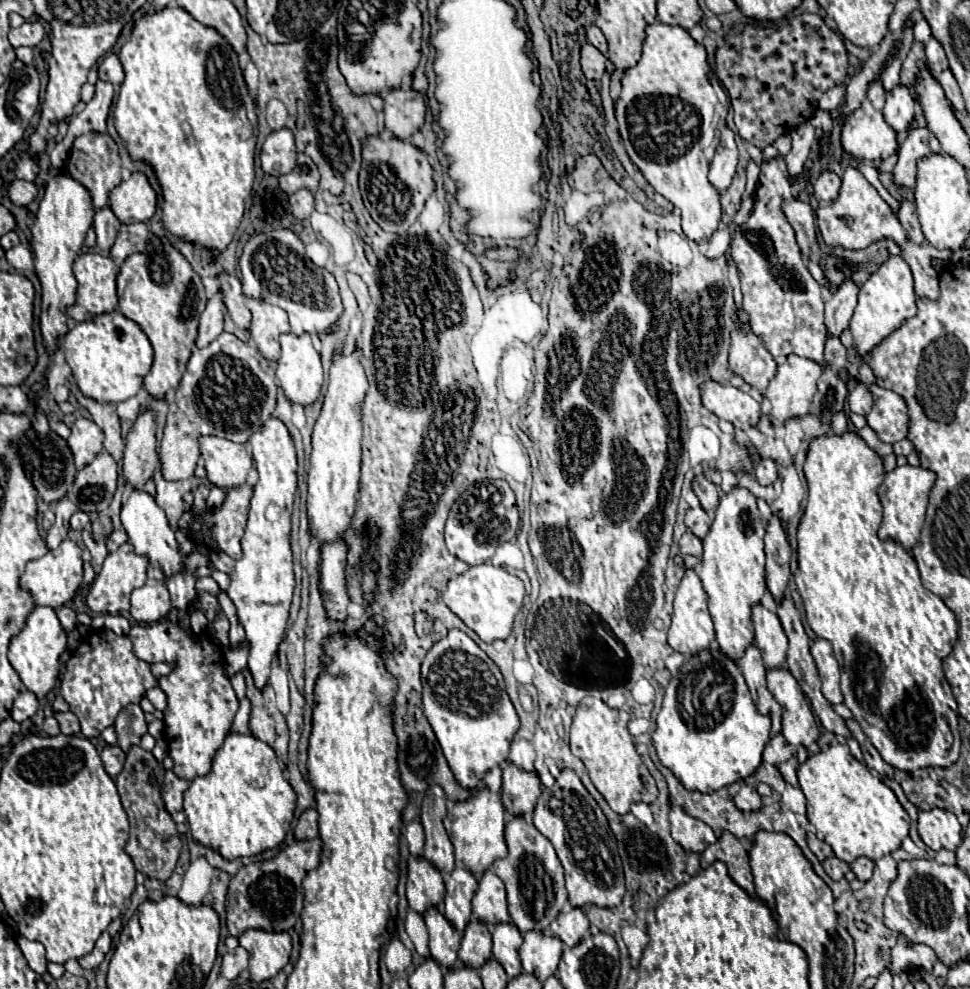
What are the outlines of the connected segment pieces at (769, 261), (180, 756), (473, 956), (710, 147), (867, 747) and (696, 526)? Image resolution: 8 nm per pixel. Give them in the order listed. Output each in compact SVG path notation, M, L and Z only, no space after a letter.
M782 157L772 159L762 165L760 183L756 191L754 211L742 227L738 227L732 243L730 257L740 271L742 295L744 295L744 313L748 315L748 325L752 333L764 343L764 347L774 357L800 355L828 367L824 363L824 301L822 287L812 279L806 269L800 247L794 237L794 229L780 211L782 199L796 197L806 185L806 175L798 181L788 181L786 163Z
M160 621L154 625L134 625L128 633L134 645L134 655L148 663L174 663L176 669L168 677L160 677L160 689L168 697L164 711L168 753L174 761L174 773L180 779L192 781L208 775L212 769L212 755L230 733L232 719L238 711L238 699L224 673L224 657L208 635L190 637L178 625Z
M472 919L462 935L458 959L468 967L480 967L492 957L492 933L484 921Z
M652 23L646 27L642 59L622 77L622 93L616 101L616 119L624 147L632 163L642 171L656 193L682 211L682 231L694 243L710 241L720 225L720 199L708 181L708 167L720 141L720 127L726 127L726 93L712 77L706 51L682 27Z
M854 719L846 721L846 725L848 725L848 729L852 731L854 739L860 743L860 749L862 749L862 755L864 755L866 765L868 765L868 767L872 767L876 773L880 773L880 775L886 775L886 777L894 779L894 771L896 771L896 769L894 769L892 765L888 765L888 763L880 757L880 753L876 751L876 747L874 747L874 745L870 743L870 739L862 733L860 725L858 725Z
M688 509L684 523L686 523L686 527L688 527L698 539L704 539L704 535L708 535L710 517L706 515L704 509Z

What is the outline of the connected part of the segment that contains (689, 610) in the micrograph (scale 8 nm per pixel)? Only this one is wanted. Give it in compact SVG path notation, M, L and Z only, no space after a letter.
M688 569L686 577L682 579L678 591L676 591L676 599L674 599L674 613L672 613L672 625L668 631L668 645L682 653L682 655L696 655L702 649L710 647L710 641L714 639L714 625L708 613L708 605L706 605L706 593L702 589L702 583L696 575L696 571Z

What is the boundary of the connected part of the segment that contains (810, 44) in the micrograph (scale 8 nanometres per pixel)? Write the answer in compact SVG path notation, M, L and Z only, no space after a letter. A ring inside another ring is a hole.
M802 13L786 19L778 27L758 23L732 25L724 37L724 45L716 49L714 67L722 87L730 95L738 135L758 149L764 149L798 127L800 101L810 103L812 117L822 93L846 83L848 53L840 35L834 33L820 15ZM794 89L802 91L796 95ZM784 109L788 109L788 113L780 113Z

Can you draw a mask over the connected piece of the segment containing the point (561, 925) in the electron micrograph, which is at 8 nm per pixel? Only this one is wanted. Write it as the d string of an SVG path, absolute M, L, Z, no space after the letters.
M566 907L560 915L550 923L550 929L556 937L564 941L564 945L574 947L590 929L590 921L582 907Z

